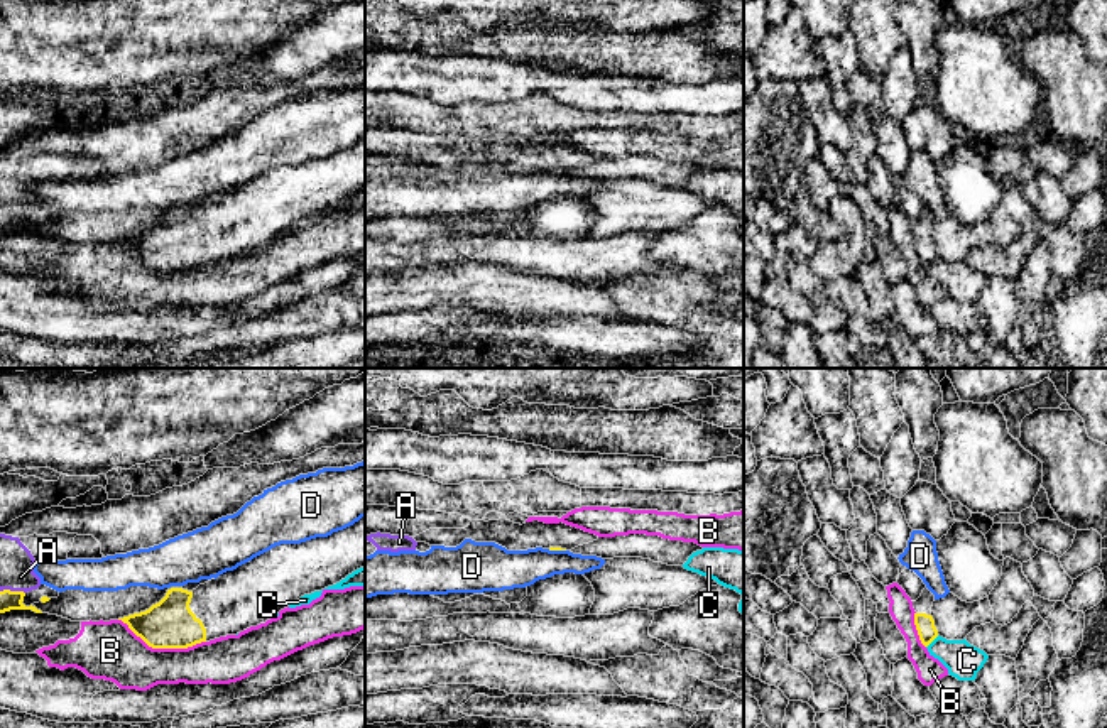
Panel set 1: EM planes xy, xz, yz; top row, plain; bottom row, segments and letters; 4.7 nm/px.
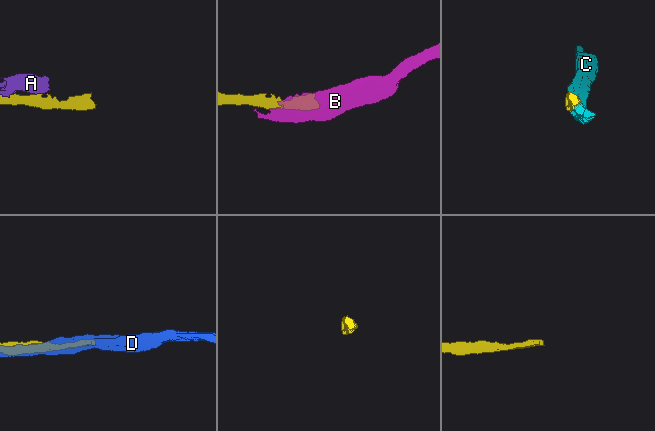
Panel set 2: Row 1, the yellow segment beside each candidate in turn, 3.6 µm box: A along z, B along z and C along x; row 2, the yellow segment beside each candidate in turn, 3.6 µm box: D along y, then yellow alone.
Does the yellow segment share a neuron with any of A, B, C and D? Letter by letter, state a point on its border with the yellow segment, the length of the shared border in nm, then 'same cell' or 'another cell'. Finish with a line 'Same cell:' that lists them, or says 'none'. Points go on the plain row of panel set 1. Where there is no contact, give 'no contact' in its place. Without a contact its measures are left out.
A: xy (12, 213) | 120 nm | another cell
B: xy (163, 269) | 440 nm | another cell
C: yz (932, 262) | 90 nm | another cell
D: xz (556, 171) | 90 nm | another cell
Same cell: none

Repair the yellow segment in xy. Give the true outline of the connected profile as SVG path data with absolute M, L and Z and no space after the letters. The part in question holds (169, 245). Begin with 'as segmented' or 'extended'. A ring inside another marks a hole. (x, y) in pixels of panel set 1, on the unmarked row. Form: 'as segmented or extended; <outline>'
extended; M365 139L328 159L275 167L193 213L171 209L149 231L118 242L152 270L188 270L265 245L301 218L333 208L360 189L365 189Z

